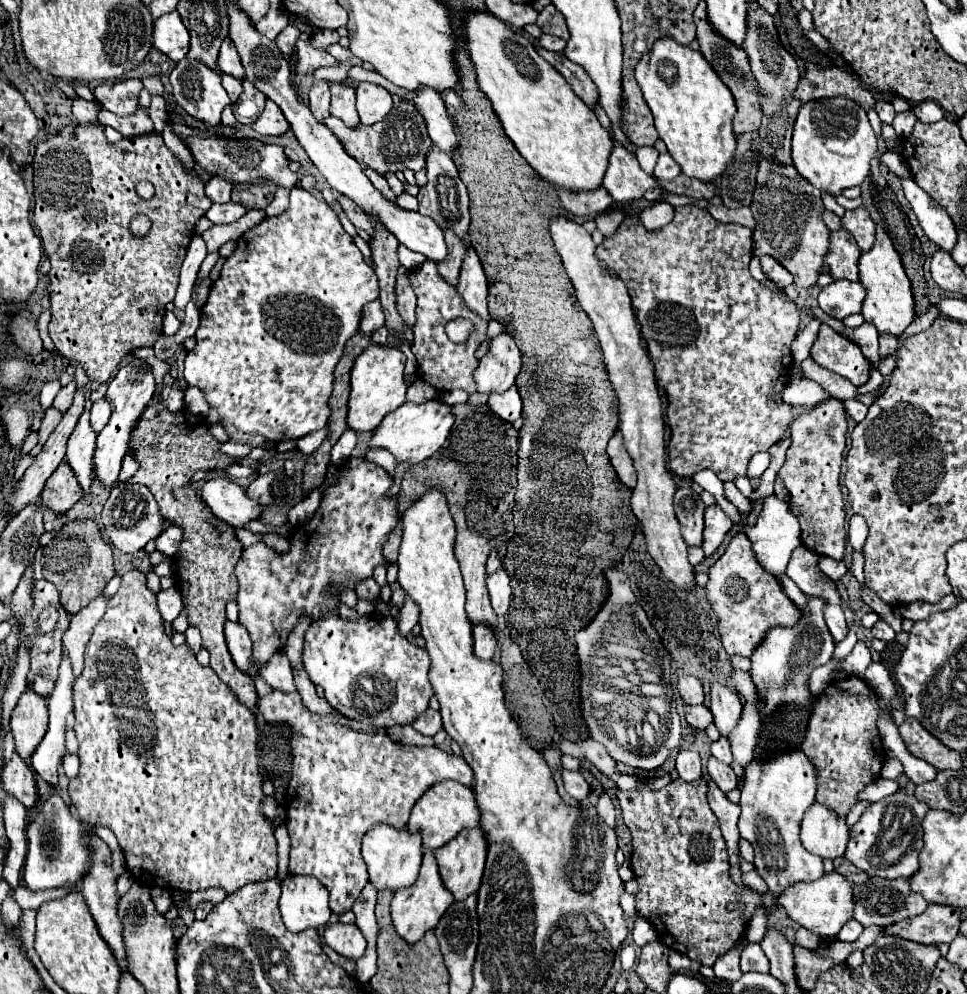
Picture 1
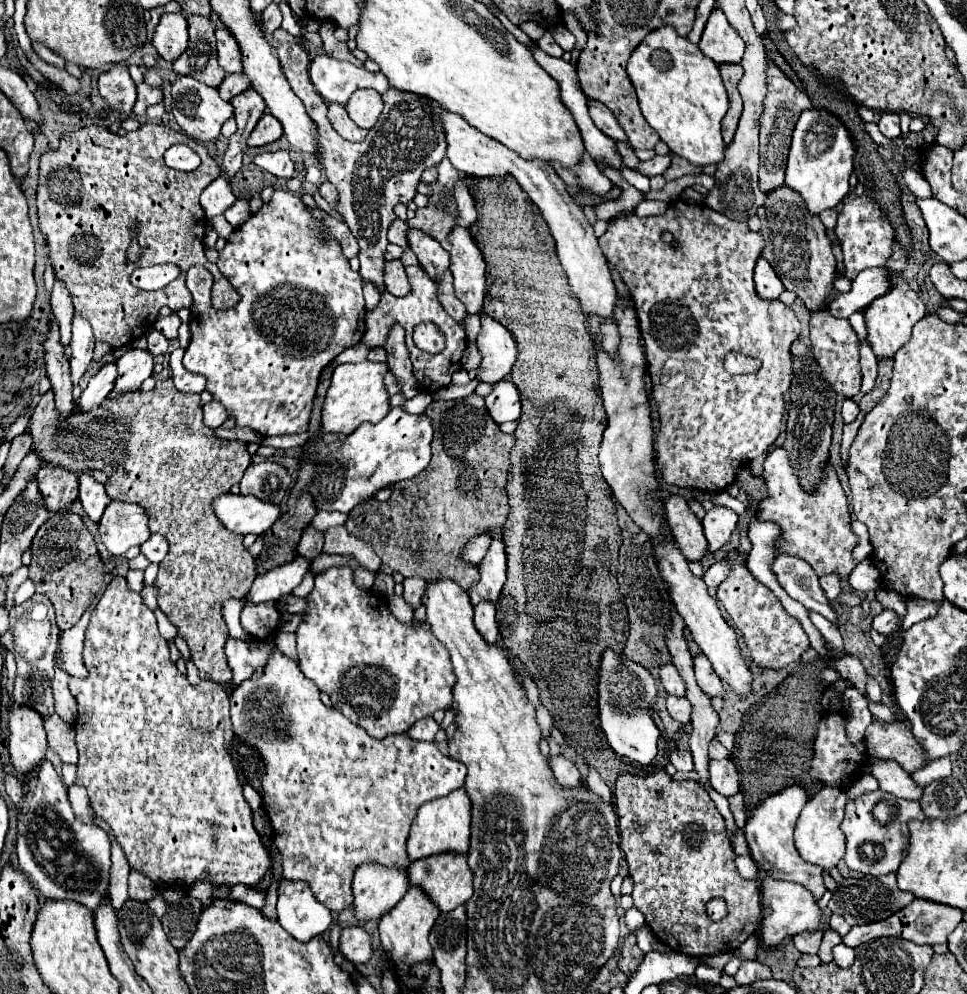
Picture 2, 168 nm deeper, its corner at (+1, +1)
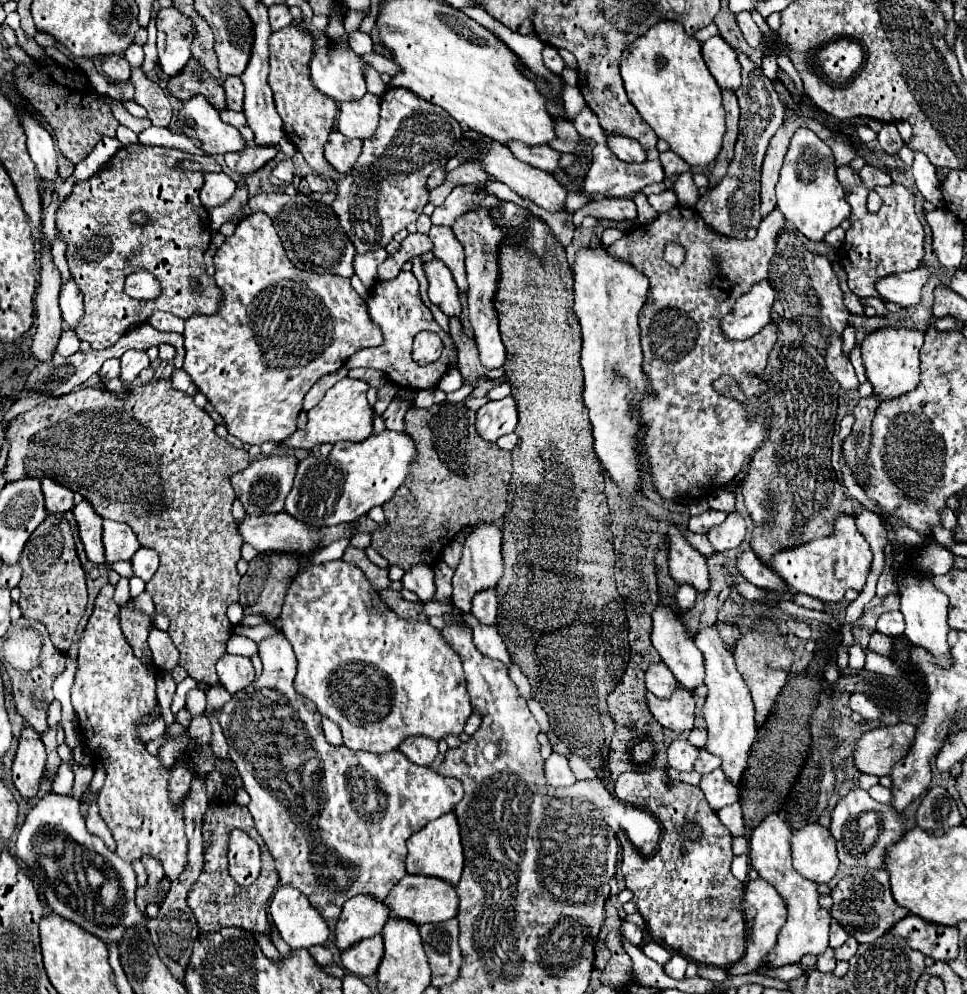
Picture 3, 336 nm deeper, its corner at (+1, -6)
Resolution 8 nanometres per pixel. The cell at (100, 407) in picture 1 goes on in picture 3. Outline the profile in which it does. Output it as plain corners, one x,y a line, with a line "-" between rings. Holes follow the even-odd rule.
111,358
103,364
103,368
99,370
99,376
103,382
107,380
113,380
113,378
119,378
119,360
117,358

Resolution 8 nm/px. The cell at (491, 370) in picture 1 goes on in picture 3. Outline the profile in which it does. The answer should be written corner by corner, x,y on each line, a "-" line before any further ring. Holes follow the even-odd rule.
487,196
477,212
469,212
453,224
453,232
465,248
467,282
469,282
469,292
467,292
467,296
469,296
469,320
471,320
471,326
475,332
475,342
479,348
481,364
489,370
503,368
507,358
509,358
505,344
499,336
497,312
493,308
493,292
497,288
497,248
505,236
505,232
501,232
501,228
497,228
489,216
489,210
495,208
497,204
501,204
501,202
495,196

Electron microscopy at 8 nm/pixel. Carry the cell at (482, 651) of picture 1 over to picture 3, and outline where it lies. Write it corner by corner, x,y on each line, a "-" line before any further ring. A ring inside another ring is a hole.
483,590
473,598
473,610
471,614
485,626
495,624
497,618
497,594
495,590

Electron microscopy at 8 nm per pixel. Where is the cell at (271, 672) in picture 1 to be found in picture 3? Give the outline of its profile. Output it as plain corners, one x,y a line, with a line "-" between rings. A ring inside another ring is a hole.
225,654
217,662
217,676
221,680
221,686
225,686
227,692
235,694
253,682
255,672
249,658

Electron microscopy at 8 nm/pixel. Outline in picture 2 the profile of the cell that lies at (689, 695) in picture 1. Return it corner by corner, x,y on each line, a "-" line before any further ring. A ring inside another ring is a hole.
663,665
659,669
659,681
663,683
663,687
667,689
669,695
675,695
675,697
683,697
685,695
685,683
681,681
677,669
673,669
673,665

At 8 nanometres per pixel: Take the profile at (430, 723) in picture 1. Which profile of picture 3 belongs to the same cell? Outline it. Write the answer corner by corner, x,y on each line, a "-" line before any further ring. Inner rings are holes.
409,736
399,748
411,762
415,764
431,764
437,756
437,742
435,740
425,740
425,736

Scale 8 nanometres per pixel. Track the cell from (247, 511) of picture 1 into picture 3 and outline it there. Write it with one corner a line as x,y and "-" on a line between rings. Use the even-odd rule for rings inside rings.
287,512
279,514
261,514
261,516
245,516
243,522
237,524
237,530
245,544
251,544
259,552
297,552
299,556
307,556
319,546
319,534
303,522
297,522

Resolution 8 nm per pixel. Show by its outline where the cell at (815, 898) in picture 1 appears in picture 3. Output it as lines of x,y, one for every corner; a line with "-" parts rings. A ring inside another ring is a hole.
761,878
747,882
743,908
745,908
745,920
749,920
749,936
751,936
751,940
747,940
747,952
745,952
745,956
735,966
731,966
731,974
749,974
749,972
757,970
765,962
765,956
777,944
777,934
783,928
785,916
787,916
787,908
785,908
785,902
781,900
781,894
777,890
773,890

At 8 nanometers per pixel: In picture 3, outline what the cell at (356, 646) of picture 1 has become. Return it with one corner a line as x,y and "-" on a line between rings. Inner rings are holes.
333,560
319,566
303,566
287,590
281,630
297,656
295,690
339,724
343,744
351,750
383,754
399,748
407,736
429,736
433,740
441,740
445,734
459,736
473,712
459,656
431,624
403,620
385,606
379,592
371,588
355,564

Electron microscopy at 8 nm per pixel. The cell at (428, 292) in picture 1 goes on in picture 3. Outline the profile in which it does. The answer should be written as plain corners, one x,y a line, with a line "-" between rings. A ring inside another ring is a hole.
399,272
399,276
395,280
389,282
377,282
373,288
371,298
367,300
367,308
369,308
369,316
371,320
381,328
383,332
383,344
377,348
363,348
359,352
355,352
349,360
347,360
347,368
375,368
387,374
387,378
391,382
395,382
397,386
409,388
409,390
425,390
425,388
437,388
441,376
449,370
449,358
457,356
457,348
451,340
451,336
435,322
431,310
423,304
421,294
419,294
419,282
415,278
413,272
-
421,330
431,330
437,332
445,344
443,348
443,356
439,360
435,360
429,366
419,366
413,362
411,358
411,344
413,344
413,336

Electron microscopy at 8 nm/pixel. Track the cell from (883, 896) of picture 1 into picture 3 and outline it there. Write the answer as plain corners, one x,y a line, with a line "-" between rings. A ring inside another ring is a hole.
879,868
873,872
865,874
855,874
855,876
845,876
839,880
839,884
831,890
833,896
833,908
831,916
845,928
847,934
855,936
859,942
873,942
879,936
883,936
891,926
895,926
901,918
905,918
909,912
907,908
901,908
889,888
889,874

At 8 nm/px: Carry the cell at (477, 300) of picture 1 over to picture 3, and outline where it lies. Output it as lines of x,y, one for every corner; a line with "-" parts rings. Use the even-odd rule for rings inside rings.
433,226
429,232
429,238
433,240
433,254
435,258
443,260
447,264
447,268
451,270
457,286
459,286
459,294
467,294
467,274
465,274
465,252
461,248
461,244
457,242
457,238
453,236
451,228
445,226

